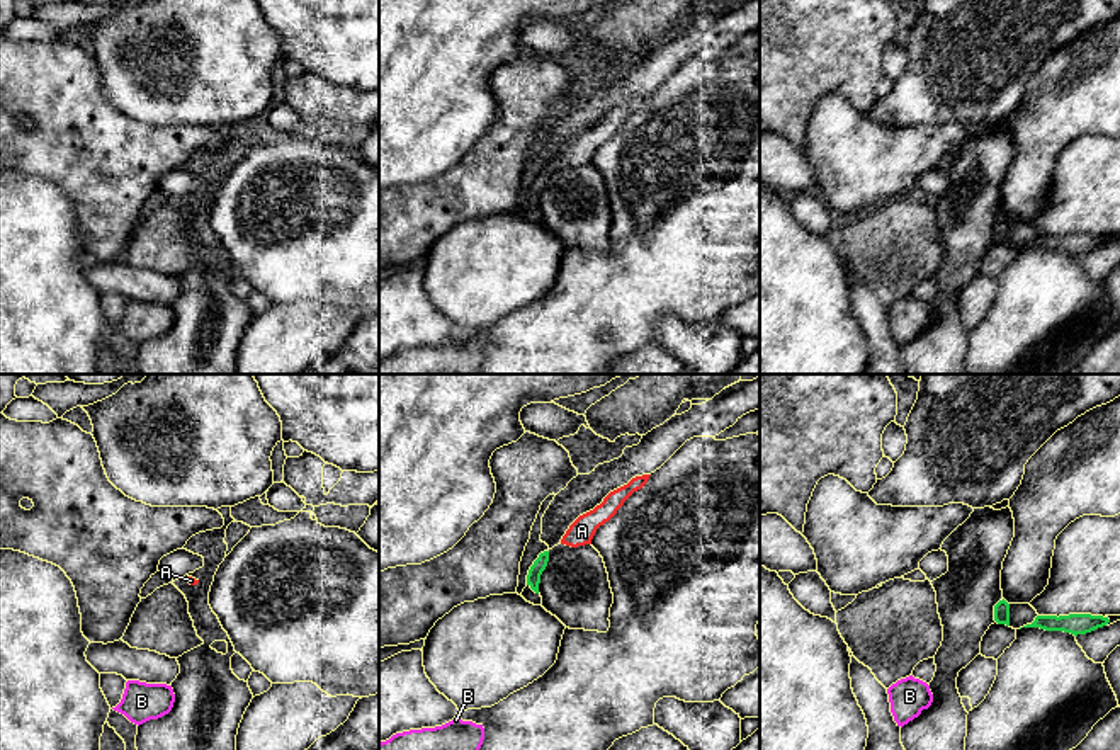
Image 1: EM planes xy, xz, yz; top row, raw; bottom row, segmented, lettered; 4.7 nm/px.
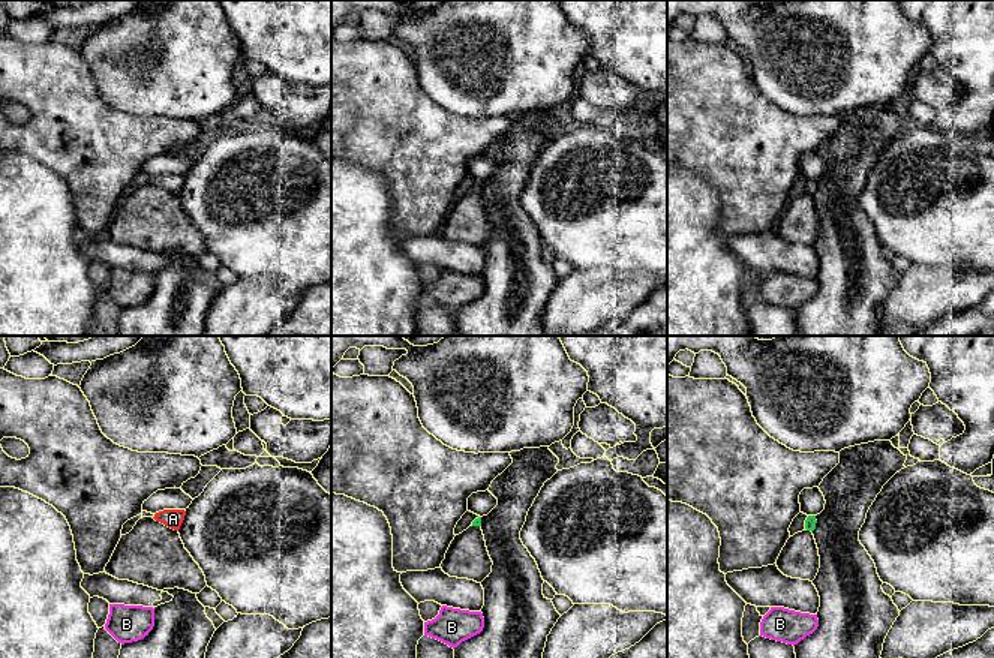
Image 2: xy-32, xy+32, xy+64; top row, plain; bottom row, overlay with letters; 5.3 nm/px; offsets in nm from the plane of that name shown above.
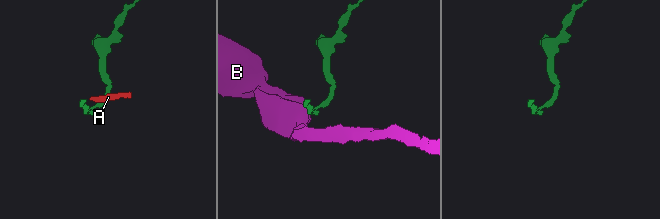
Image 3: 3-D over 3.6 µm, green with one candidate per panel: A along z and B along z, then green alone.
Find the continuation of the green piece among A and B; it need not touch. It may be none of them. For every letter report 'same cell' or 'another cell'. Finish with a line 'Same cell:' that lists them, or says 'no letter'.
A: same cell
B: another cell
Same cell: A

